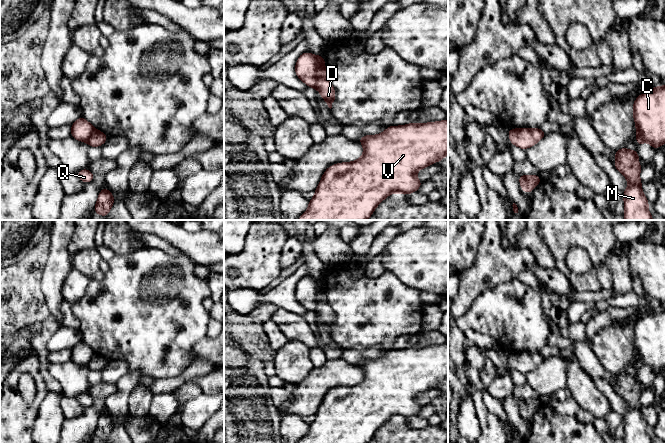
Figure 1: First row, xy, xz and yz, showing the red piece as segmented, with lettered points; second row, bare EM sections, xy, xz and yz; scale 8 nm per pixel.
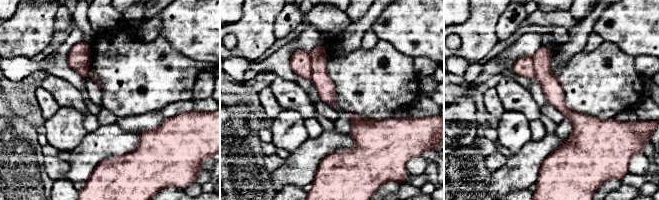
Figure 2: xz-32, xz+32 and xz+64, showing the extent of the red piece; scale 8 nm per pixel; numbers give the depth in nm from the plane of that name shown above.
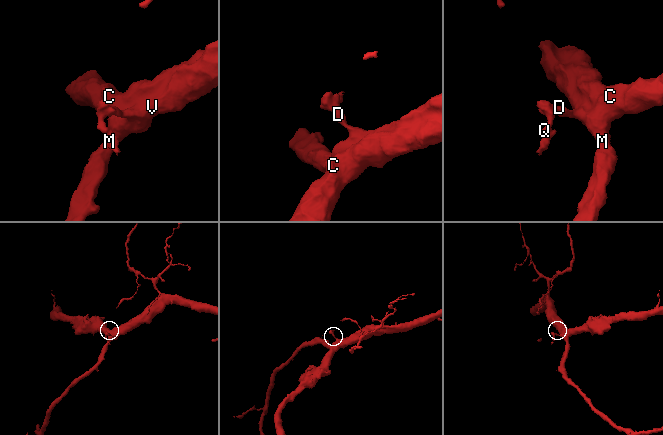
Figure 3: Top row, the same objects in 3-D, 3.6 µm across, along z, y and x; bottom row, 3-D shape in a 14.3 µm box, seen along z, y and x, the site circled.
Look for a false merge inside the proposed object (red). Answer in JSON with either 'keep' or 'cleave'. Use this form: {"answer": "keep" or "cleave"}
{"answer": "cleave"}

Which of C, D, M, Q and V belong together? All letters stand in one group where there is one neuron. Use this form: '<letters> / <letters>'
C D M V / Q

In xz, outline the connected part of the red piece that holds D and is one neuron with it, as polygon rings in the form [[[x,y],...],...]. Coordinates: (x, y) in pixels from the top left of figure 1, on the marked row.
[[[322,55],[317,56],[317,83],[315,88],[320,92],[321,97],[326,101],[328,107],[331,109],[332,104],[335,100],[336,93],[335,89],[329,81],[326,69],[325,69],[325,60]]]

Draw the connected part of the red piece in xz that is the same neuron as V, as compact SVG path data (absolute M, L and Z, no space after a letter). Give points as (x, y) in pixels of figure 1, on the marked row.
M448 121L419 124L413 122L403 126L389 126L379 135L365 135L357 140L364 148L363 155L356 161L331 165L323 173L315 196L309 200L309 206L298 220L367 220L375 208L390 194L407 195L417 192L423 182L417 177L418 170L430 166L448 154Z

